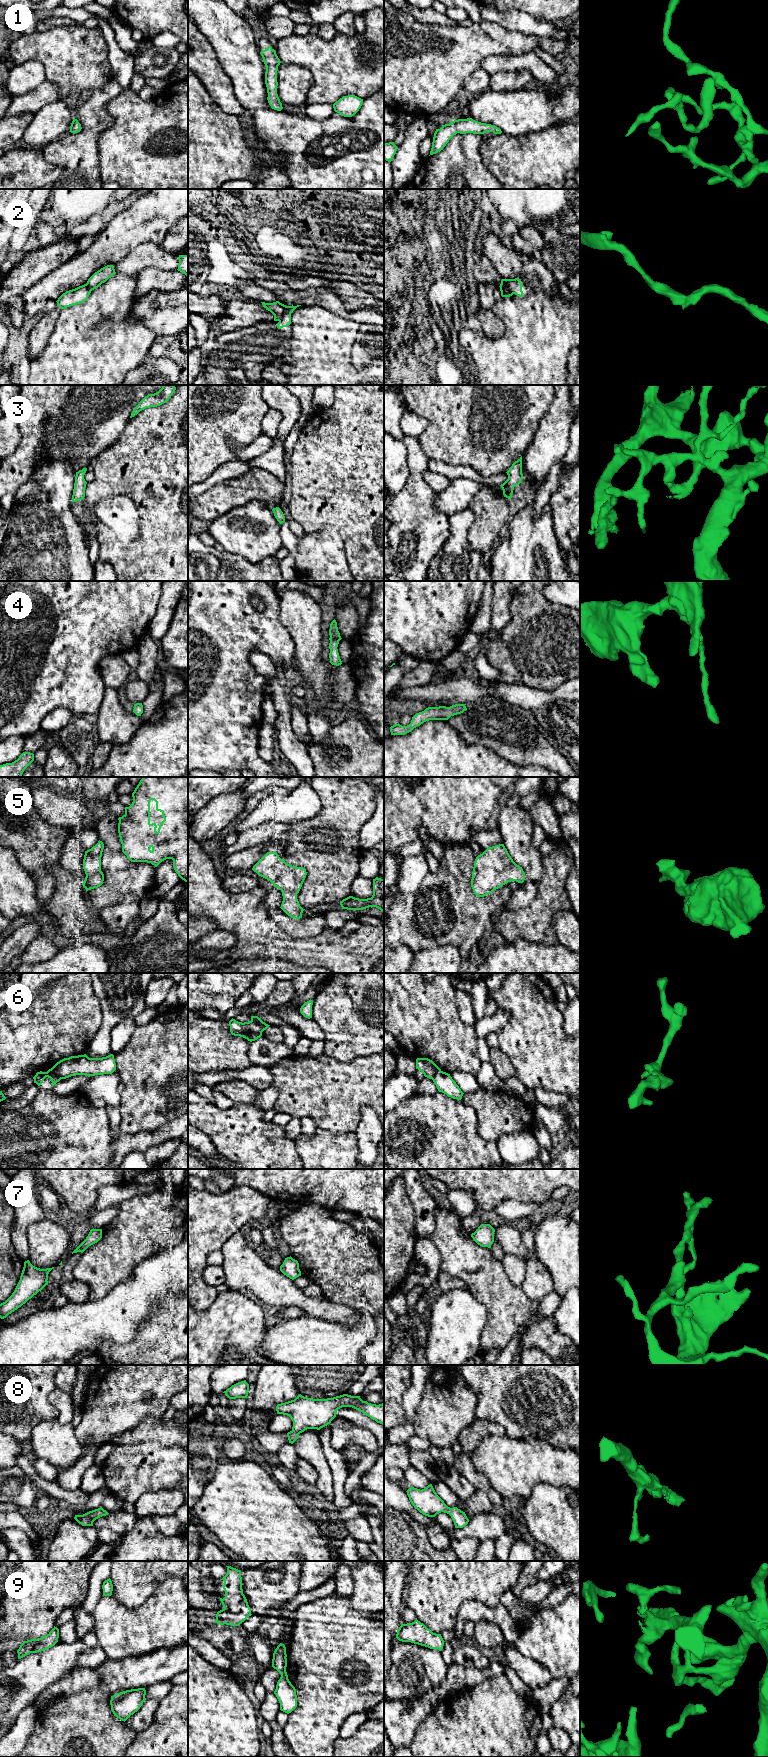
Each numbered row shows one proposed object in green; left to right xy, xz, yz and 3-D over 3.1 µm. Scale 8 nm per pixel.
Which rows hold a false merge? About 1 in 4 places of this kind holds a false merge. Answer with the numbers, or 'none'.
2, 6

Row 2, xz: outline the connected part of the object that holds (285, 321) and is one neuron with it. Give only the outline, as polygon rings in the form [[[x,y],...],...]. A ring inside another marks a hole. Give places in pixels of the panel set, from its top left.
[[[301,305],[297,306],[287,306],[286,312],[283,314],[282,318],[277,323],[277,328],[281,329],[283,327],[287,327],[291,324],[291,313]]]

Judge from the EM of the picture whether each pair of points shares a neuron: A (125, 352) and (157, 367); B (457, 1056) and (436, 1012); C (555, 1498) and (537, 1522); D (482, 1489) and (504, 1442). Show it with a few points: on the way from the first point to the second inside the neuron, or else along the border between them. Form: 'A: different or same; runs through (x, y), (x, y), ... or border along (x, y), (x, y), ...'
A: different; border along (143, 361), (126, 374)
B: same; runs through (451, 1045), (436, 1030), (436, 1023)
C: same; runs through (549, 1502), (547, 1504), (547, 1512), (543, 1516)
D: different; border along (472, 1461), (472, 1466), (486, 1479), (491, 1487)

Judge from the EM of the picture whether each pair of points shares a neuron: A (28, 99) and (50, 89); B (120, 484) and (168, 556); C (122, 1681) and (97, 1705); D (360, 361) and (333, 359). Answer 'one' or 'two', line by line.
A: one
B: one
C: two
D: two

